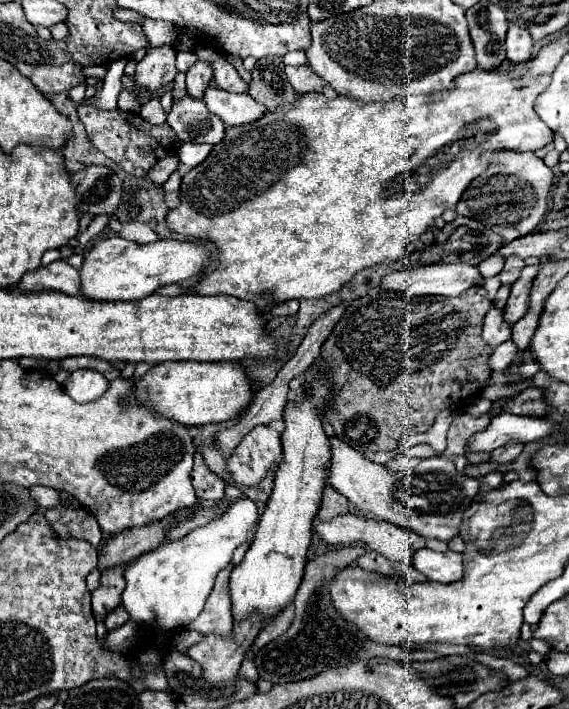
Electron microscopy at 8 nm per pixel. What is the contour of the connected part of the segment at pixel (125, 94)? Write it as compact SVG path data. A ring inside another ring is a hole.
M123 90L123 92L119 94L119 110L129 110L129 112L139 112L139 110L141 110L139 98L135 96L135 92Z

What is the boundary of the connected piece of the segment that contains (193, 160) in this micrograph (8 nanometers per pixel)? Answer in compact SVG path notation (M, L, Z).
M193 142L181 144L179 152L177 152L177 156L181 160L181 166L185 170L195 168L199 162L203 162L207 158L207 154L211 152L211 148L213 148L211 144L193 144Z

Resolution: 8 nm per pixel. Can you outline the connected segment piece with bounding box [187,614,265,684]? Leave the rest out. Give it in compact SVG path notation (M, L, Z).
M253 614L251 618L247 620L241 620L241 622L235 622L233 624L233 632L231 636L217 636L217 634L205 634L203 640L199 640L197 644L193 644L189 650L187 650L187 656L197 660L201 666L203 666L203 672L205 672L205 678L207 682L211 684L219 684L219 682L227 682L227 680L233 680L239 672L239 666L243 662L243 656L245 652L249 650L249 646L255 642L257 634L261 632L263 628L263 618L259 614Z

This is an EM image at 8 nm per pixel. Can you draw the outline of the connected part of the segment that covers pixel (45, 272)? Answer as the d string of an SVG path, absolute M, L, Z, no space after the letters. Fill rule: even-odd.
M55 260L45 268L39 268L37 272L25 274L21 284L21 292L61 292L69 296L79 296L79 272L69 266L65 260Z

